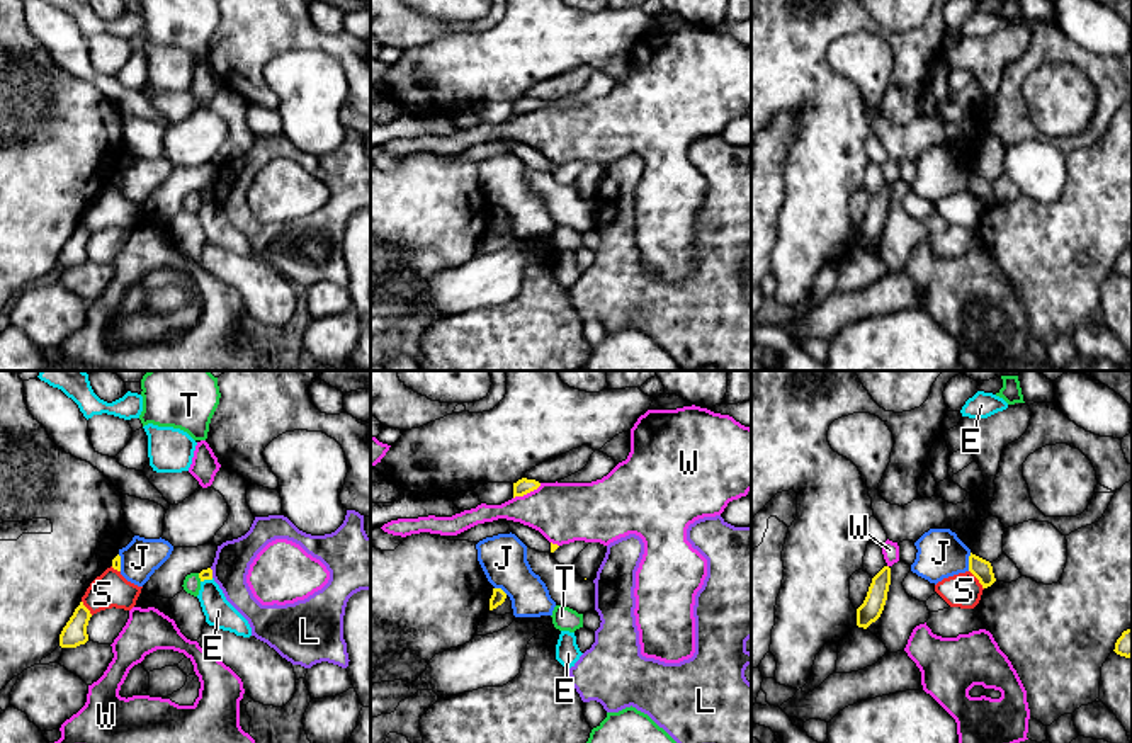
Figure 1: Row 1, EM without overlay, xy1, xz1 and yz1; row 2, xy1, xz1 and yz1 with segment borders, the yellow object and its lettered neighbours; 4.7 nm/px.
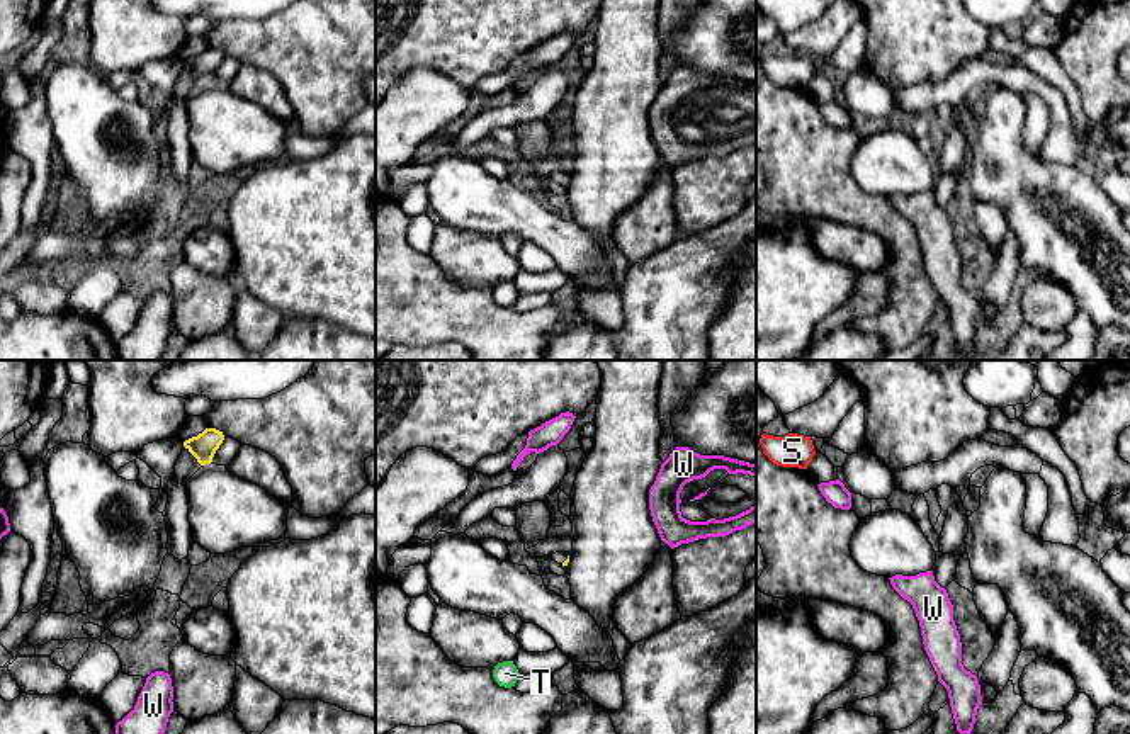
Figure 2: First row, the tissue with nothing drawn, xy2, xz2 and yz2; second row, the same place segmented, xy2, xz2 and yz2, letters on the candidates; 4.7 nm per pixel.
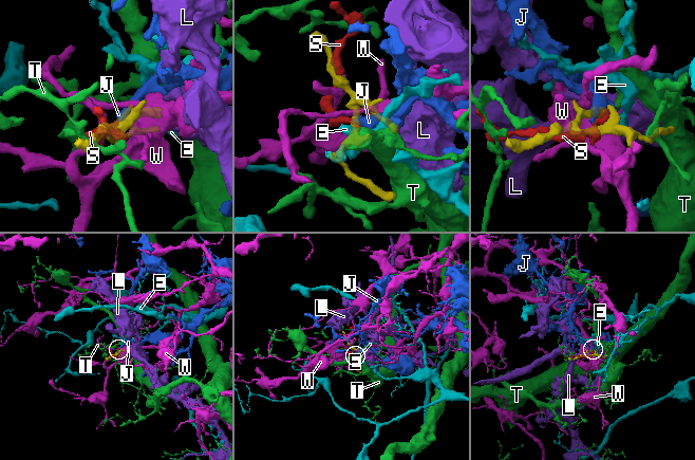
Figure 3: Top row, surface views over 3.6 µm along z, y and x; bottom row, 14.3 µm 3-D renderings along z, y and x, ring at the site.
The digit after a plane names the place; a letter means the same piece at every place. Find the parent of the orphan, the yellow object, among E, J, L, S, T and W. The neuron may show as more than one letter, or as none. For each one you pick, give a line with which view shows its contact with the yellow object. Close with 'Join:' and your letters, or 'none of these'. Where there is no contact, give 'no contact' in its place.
Join: none of these

